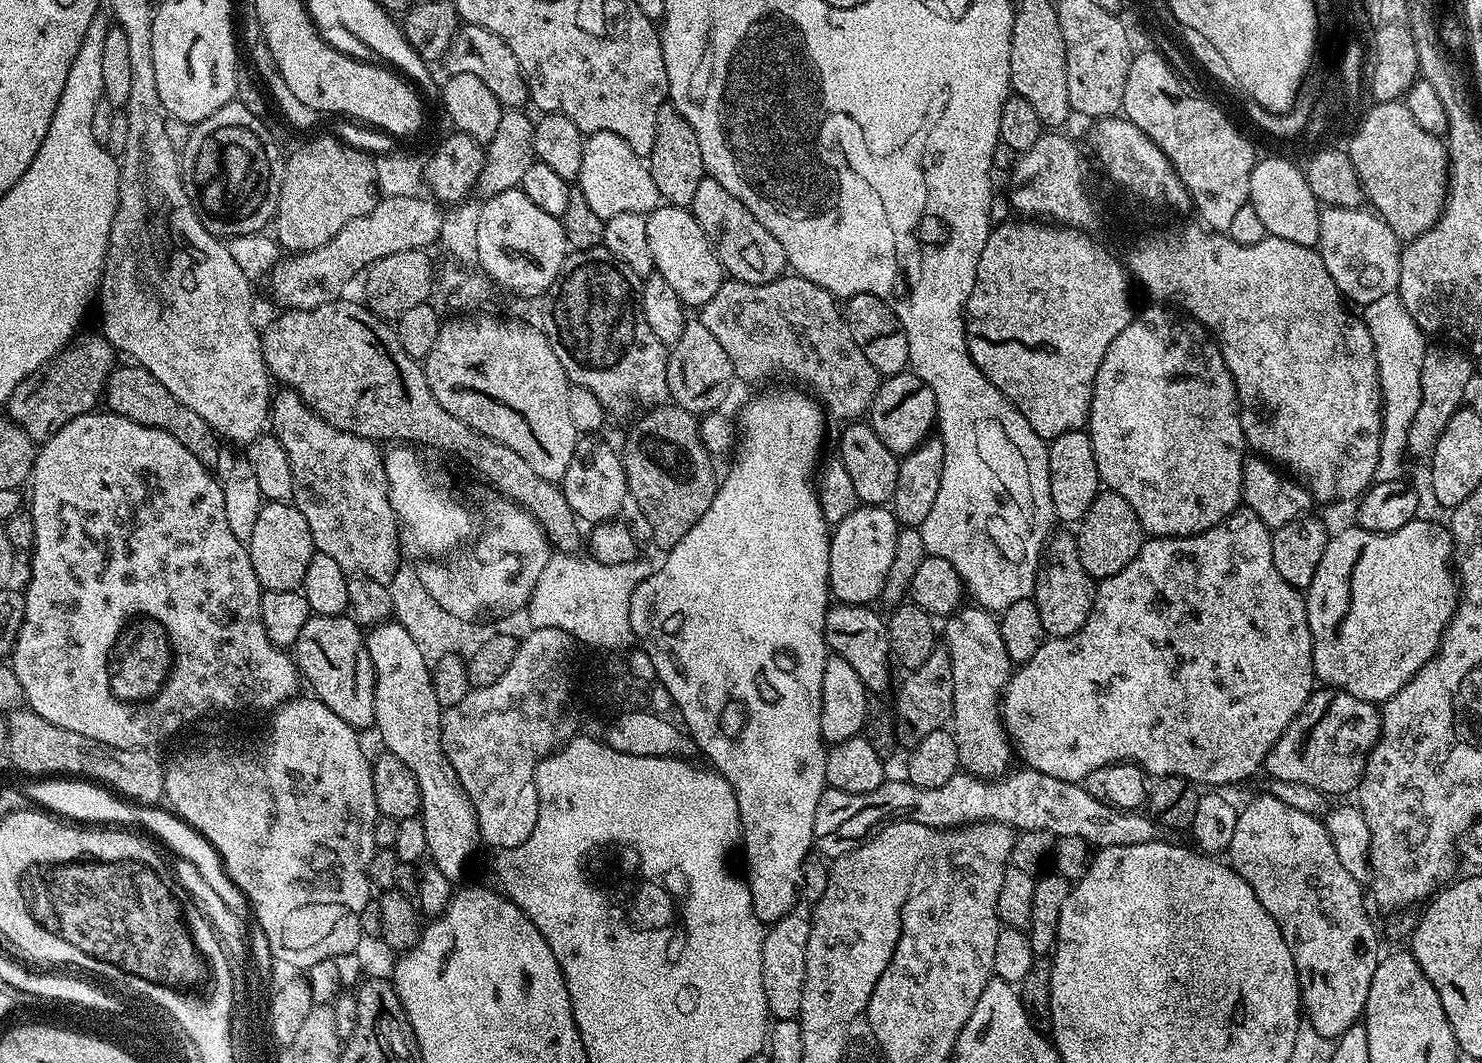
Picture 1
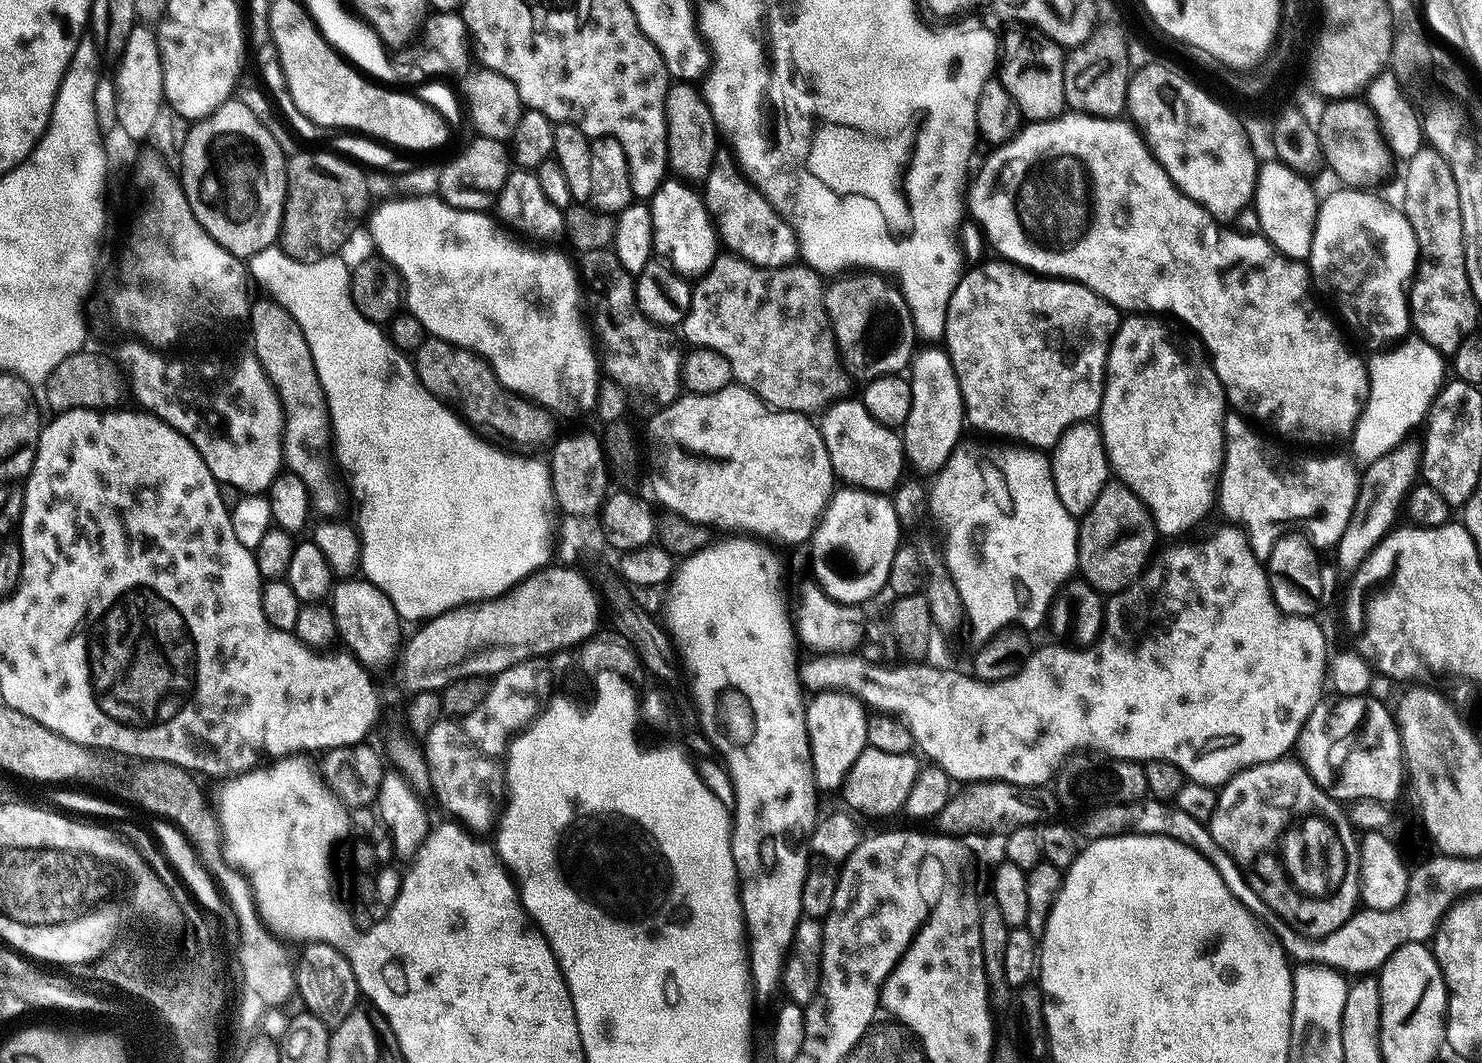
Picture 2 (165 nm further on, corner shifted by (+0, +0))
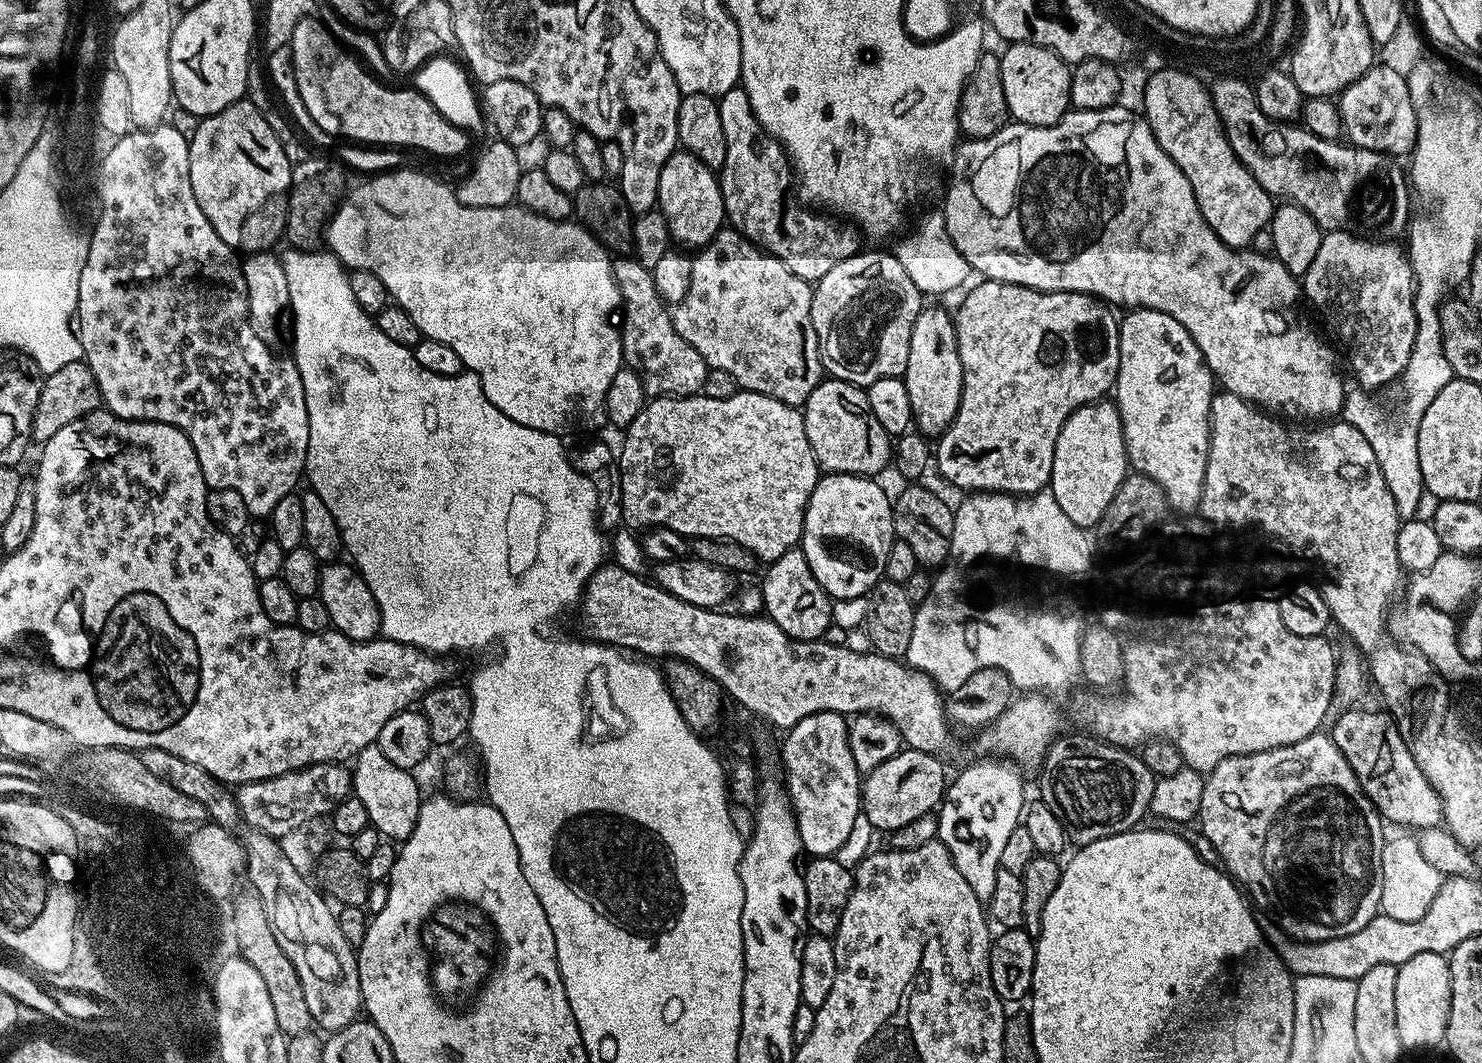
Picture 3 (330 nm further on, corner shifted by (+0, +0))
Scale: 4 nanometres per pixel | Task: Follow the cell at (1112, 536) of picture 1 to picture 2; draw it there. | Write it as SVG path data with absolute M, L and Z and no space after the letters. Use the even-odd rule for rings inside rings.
M1109 482L1098 498L1094 498L1094 506L1078 520L1076 562L1079 575L1101 594L1121 592L1144 575L1156 540L1156 523L1152 521L1148 507L1137 498L1134 490L1119 482Z

